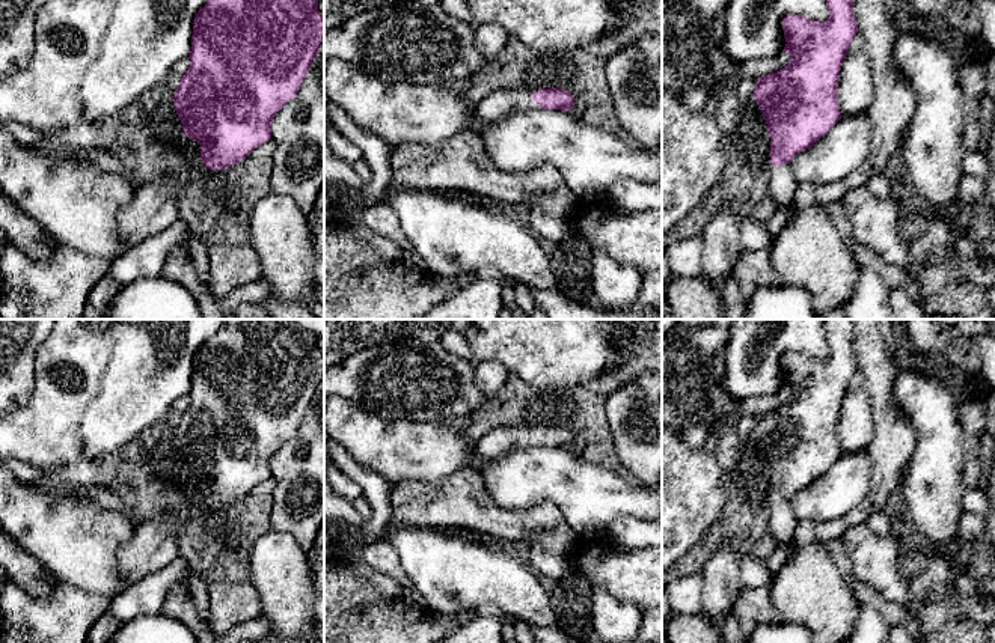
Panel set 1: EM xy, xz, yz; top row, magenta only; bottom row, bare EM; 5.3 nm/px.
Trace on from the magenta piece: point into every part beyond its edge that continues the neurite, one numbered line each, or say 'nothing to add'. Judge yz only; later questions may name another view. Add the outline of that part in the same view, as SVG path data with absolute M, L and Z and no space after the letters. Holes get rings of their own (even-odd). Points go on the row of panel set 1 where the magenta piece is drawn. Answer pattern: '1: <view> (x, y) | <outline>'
1: yz (783, 182) | M790 164L772 166L769 191L778 208L788 206L799 185Z

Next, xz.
1: xz (505, 101) | M501 89L488 93L476 105L476 119L491 122L513 113L540 110L540 104L532 99L532 93L540 90Z

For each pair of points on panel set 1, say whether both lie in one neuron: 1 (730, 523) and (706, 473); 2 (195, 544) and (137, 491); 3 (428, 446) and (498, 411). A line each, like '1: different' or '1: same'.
1: different
2: same
3: different

